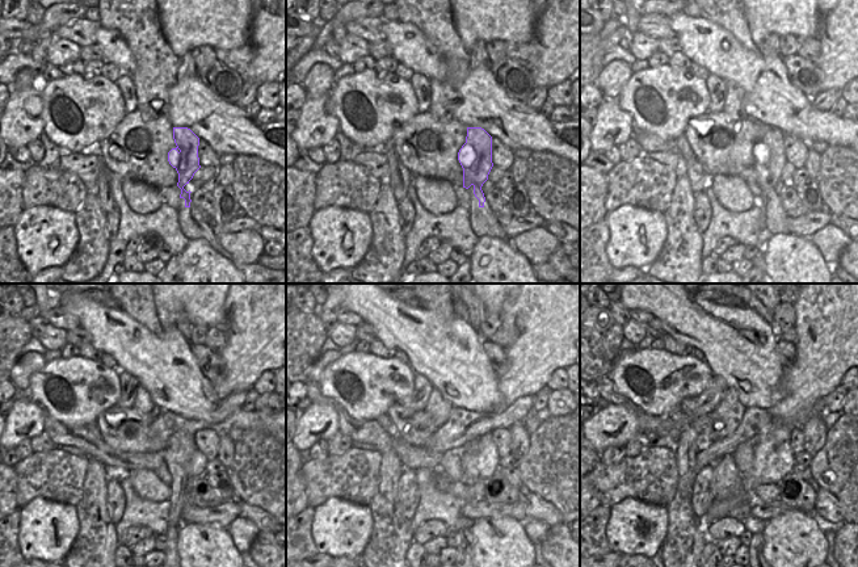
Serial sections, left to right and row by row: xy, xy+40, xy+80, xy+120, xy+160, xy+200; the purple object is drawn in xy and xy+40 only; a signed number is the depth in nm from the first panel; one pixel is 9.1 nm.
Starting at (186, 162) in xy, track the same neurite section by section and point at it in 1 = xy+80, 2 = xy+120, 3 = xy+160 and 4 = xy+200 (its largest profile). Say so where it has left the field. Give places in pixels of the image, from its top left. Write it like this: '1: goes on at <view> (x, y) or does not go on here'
1: goes on at xy+80 (769, 155)
2: goes on at xy+120 (181, 445)
3: goes on at xy+160 (465, 537)
4: goes on at xy+200 (757, 542)

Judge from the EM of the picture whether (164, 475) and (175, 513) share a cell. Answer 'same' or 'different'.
different

